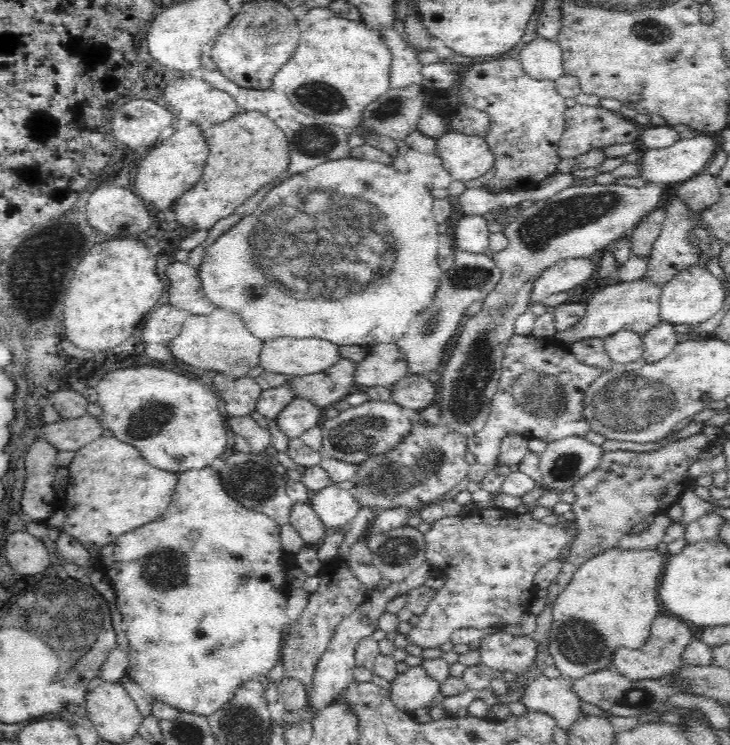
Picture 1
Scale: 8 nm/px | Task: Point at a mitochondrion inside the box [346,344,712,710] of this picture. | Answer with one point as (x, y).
(630, 403)

